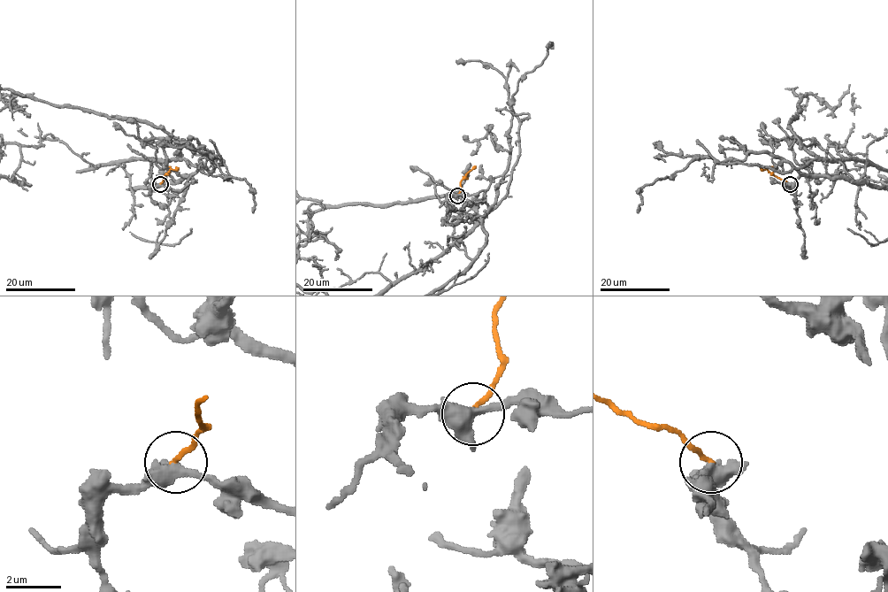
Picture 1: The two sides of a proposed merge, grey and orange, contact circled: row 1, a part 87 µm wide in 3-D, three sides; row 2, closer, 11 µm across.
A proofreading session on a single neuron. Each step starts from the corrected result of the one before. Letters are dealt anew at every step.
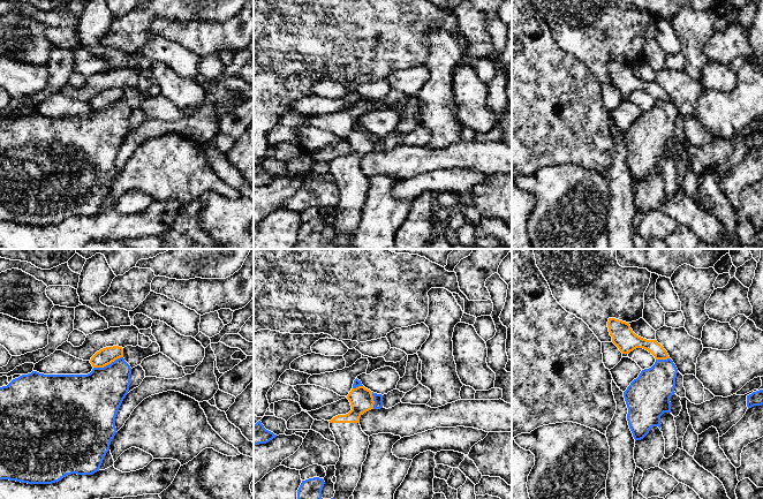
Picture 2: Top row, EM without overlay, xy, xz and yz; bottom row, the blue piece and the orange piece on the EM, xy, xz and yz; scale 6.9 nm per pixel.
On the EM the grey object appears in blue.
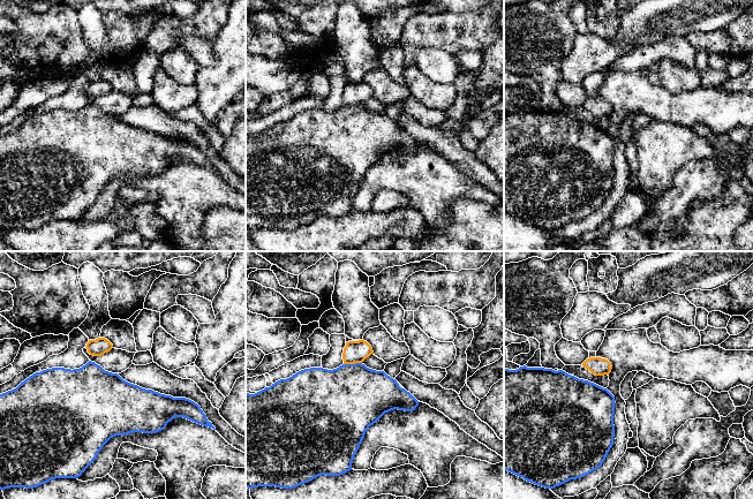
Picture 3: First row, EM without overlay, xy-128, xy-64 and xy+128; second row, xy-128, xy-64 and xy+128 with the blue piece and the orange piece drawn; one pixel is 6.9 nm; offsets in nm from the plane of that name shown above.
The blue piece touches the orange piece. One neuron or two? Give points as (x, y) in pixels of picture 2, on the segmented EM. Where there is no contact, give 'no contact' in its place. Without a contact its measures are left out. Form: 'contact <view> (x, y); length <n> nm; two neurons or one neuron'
contact xy (108, 364); length 220 nm; two neurons

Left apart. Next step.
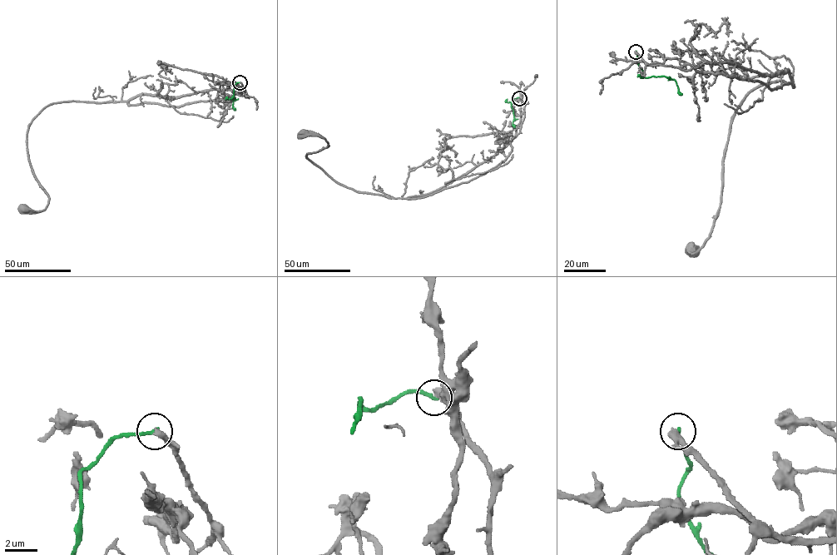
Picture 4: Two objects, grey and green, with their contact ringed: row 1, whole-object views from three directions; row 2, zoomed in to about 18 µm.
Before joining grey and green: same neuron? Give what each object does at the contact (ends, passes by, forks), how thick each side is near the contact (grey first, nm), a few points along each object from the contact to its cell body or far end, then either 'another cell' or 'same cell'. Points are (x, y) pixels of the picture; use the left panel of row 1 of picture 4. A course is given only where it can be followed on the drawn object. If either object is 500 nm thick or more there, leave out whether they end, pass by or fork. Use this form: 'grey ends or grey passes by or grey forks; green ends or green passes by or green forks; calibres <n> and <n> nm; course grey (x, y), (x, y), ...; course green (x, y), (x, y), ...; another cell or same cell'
grey ends; green ends; calibres 480 and 240 nm; course grey (240, 82), (240, 94), (212, 90), (50, 104), (27, 134), (28, 161), (48, 205), (41, 210), (24, 209); course green (240, 82), (234, 86), (231, 99), (235, 99), (233, 107), (235, 110); another cell

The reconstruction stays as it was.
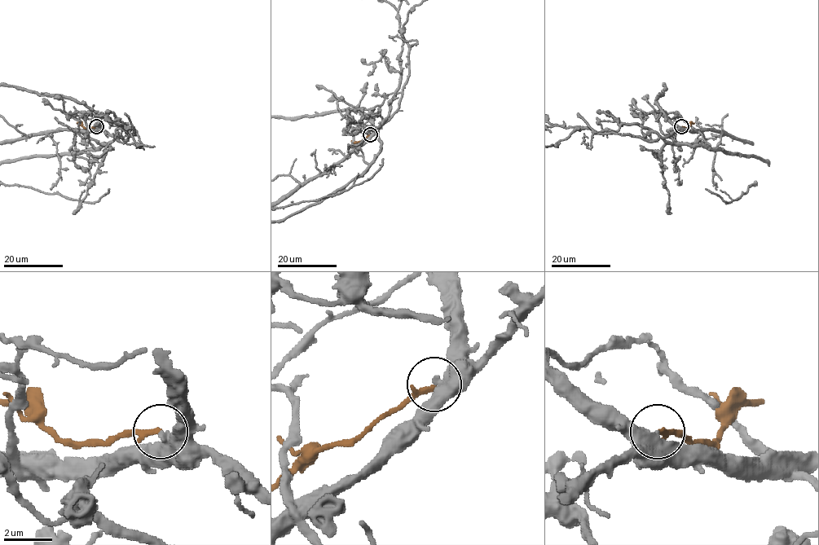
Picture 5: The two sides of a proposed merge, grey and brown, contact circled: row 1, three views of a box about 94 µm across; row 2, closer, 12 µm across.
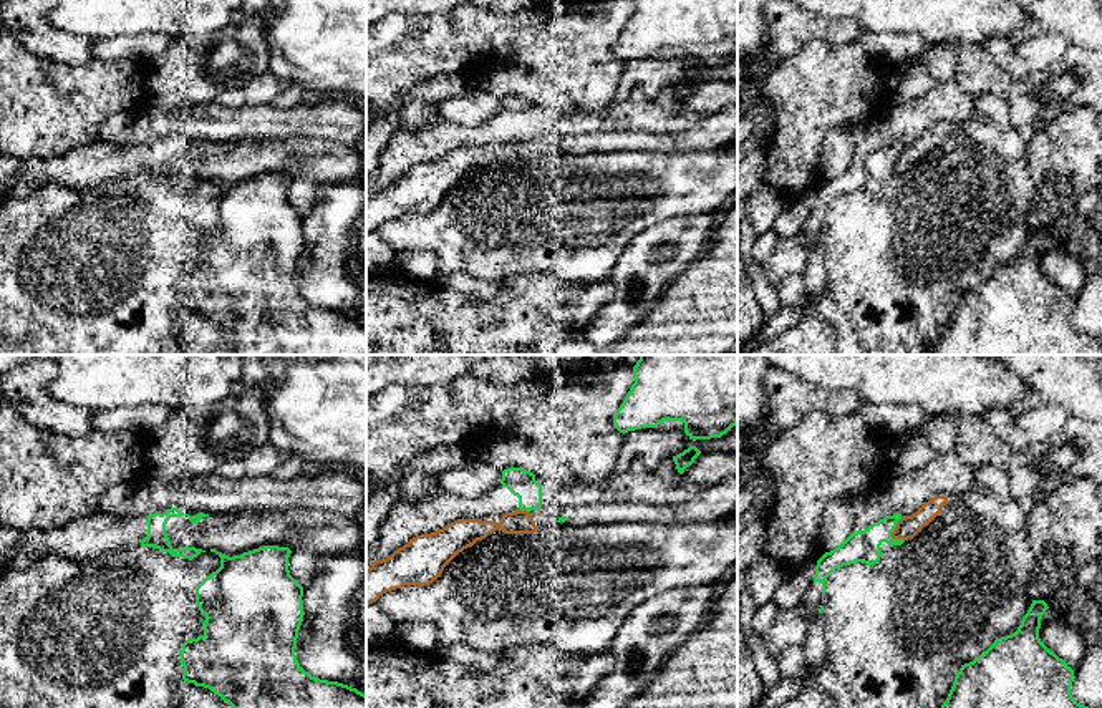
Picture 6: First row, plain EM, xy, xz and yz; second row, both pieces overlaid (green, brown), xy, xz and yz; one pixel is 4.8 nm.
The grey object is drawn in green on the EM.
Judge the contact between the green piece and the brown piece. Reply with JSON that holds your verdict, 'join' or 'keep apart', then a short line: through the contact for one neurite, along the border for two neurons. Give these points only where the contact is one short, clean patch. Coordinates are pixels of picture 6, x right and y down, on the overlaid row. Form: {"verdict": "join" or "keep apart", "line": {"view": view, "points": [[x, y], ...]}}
{"verdict": "keep apart", "line": {"view": "yz", "points": [[902, 516], [892, 536], [903, 541]]}}

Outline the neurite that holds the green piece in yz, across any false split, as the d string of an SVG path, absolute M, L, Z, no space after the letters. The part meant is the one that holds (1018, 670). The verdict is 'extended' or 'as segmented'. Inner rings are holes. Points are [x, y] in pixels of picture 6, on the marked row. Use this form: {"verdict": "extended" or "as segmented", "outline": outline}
{"verdict": "as segmented", "outline": "M1032 600L1021 625L961 665L941 708L1089 708L1071 695L1074 670L1039 638L1044 600Z"}

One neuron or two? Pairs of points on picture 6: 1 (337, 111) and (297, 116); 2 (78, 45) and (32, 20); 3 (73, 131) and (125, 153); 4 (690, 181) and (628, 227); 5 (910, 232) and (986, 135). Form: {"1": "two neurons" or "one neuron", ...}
{"1": "one neuron", "2": "one neuron", "3": "two neurons", "4": "one neuron", "5": "one neuron"}

